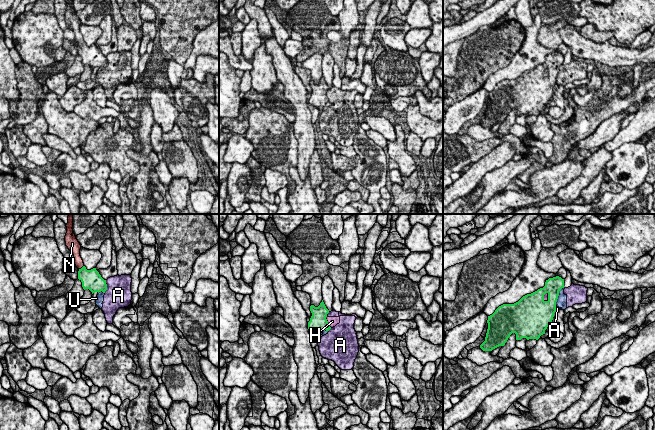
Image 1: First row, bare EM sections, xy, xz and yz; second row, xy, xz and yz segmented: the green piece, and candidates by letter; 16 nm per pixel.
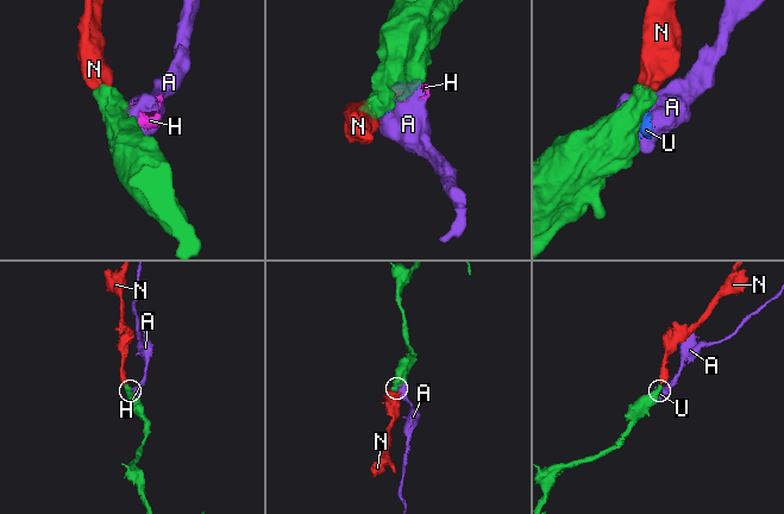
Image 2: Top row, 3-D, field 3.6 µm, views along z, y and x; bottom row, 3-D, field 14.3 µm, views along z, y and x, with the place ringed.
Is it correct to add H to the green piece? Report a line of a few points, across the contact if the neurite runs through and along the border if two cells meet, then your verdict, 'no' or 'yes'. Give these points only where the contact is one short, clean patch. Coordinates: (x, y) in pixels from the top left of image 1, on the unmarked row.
line xz (327, 89), (326, 96), (331, 103); no

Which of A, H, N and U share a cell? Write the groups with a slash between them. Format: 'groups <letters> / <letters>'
groups A H U / N

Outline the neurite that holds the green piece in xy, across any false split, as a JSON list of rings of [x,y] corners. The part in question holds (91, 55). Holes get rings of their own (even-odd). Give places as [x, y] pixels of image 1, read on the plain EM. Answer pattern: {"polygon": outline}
{"polygon": [[[67,0],[67,9],[65,12],[65,18],[68,25],[74,31],[75,41],[79,45],[78,55],[82,58],[83,65],[89,65],[92,70],[95,68],[103,68],[107,66],[106,56],[104,56],[96,44],[87,46],[84,42],[83,36],[80,32],[81,21],[76,15],[76,12],[73,8],[73,0]]]}

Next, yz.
{"polygon": [[[556,52],[546,56],[543,64],[523,72],[518,78],[499,82],[492,91],[488,92],[488,105],[480,124],[483,127],[492,127],[499,122],[504,122],[512,109],[516,110],[516,116],[522,114],[538,116],[545,110],[545,106],[553,96],[559,67],[562,64],[564,64],[564,55]]]}

